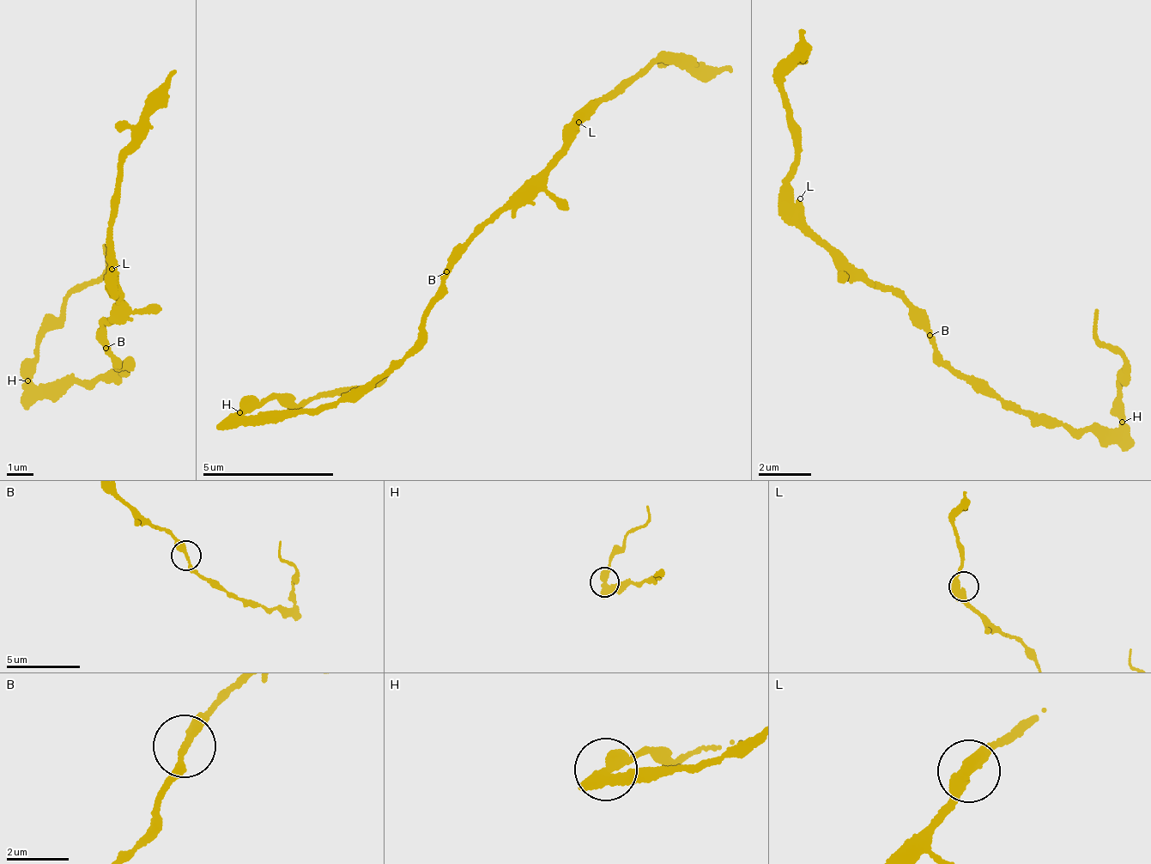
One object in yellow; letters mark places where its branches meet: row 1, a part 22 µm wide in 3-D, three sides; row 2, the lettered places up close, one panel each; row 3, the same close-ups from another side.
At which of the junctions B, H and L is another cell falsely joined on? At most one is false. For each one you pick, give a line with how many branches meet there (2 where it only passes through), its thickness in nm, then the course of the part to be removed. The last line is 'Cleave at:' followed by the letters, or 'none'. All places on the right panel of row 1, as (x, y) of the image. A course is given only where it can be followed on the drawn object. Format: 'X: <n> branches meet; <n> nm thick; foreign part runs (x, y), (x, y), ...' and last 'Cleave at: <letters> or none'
H: 2 branches meet; 440 nm thick; foreign part runs (1120, 421), (1125, 361), (1094, 334), (1094, 311)
Cleave at: H

